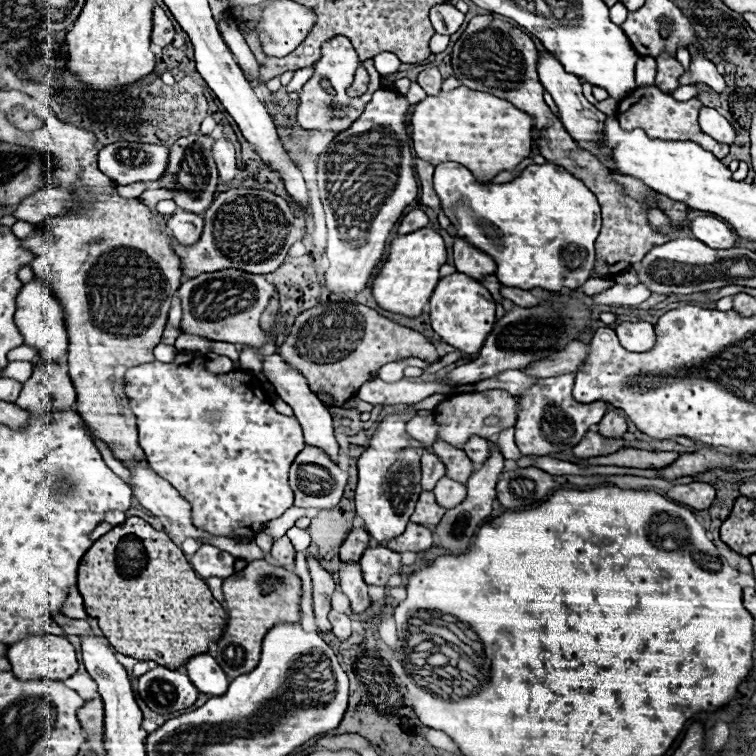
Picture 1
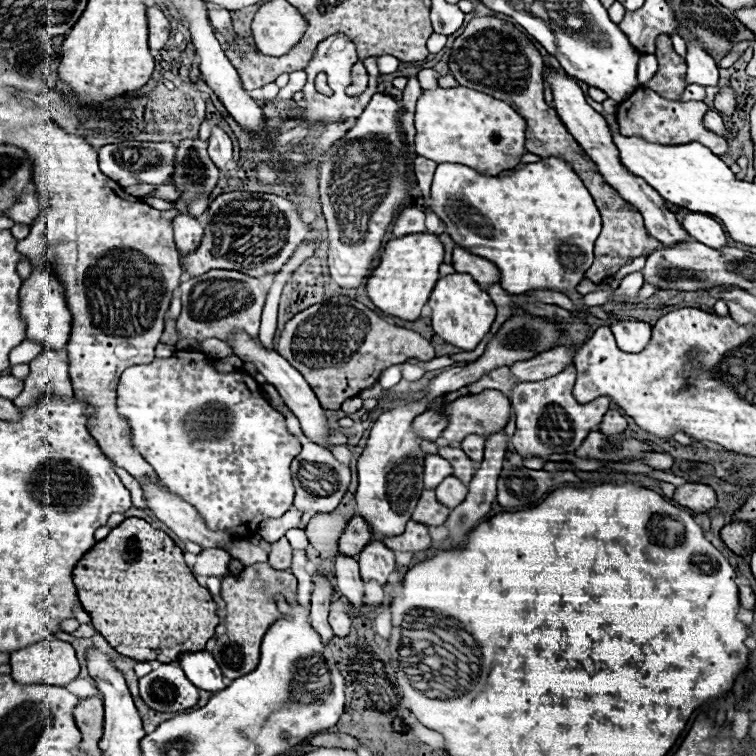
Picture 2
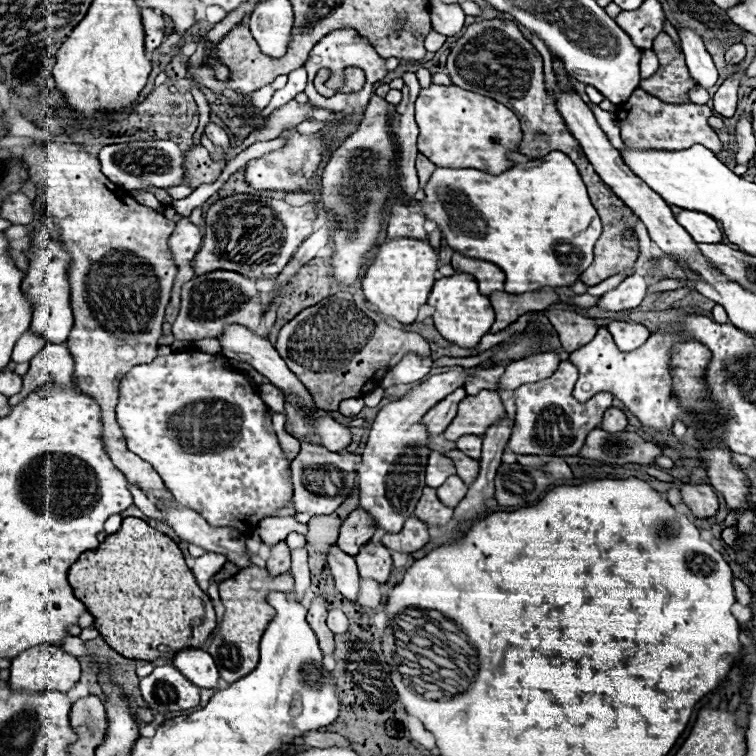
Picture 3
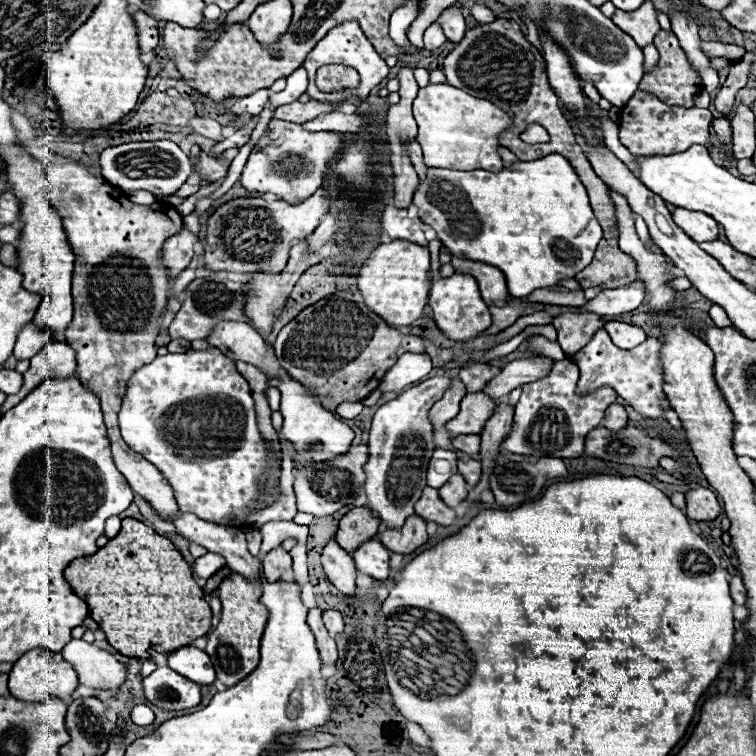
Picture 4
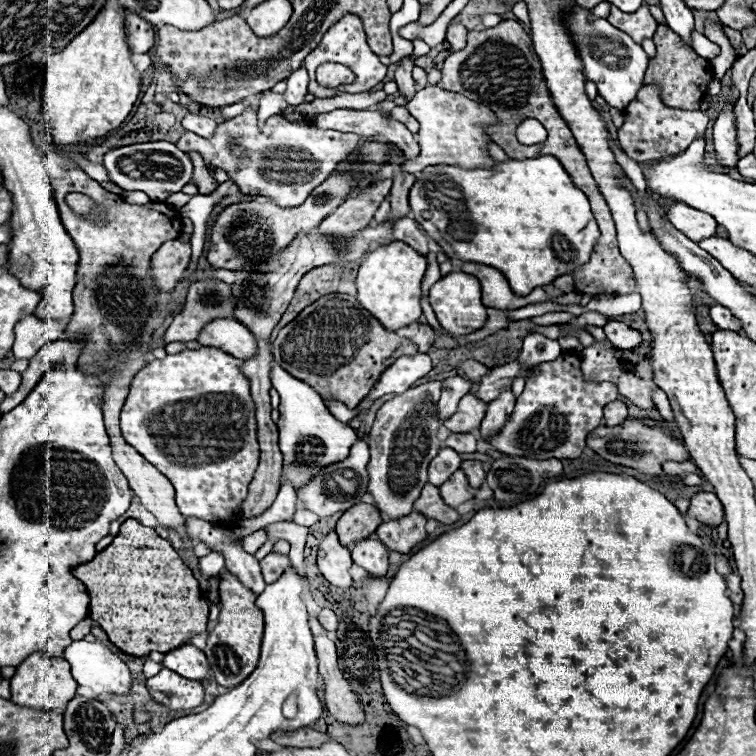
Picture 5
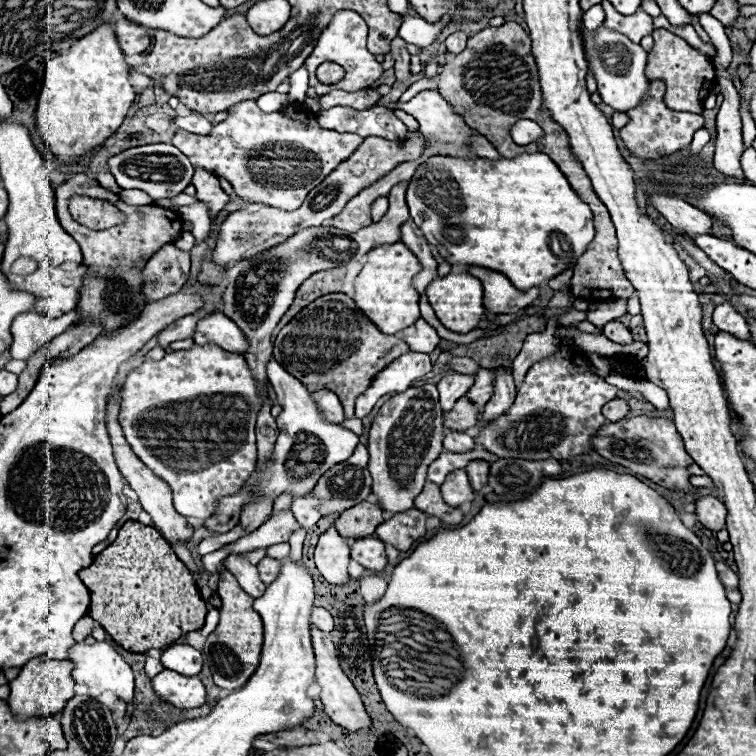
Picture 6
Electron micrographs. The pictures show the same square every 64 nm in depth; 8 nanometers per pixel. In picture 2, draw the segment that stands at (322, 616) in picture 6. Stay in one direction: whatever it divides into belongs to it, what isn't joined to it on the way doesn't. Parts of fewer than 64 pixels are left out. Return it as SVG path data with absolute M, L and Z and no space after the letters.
M330 612L328 622L330 622L330 626L332 626L334 634L336 634L336 636L340 636L340 638L348 636L348 632L350 632L350 628L352 628L350 616L348 616L348 614L344 614L344 612Z

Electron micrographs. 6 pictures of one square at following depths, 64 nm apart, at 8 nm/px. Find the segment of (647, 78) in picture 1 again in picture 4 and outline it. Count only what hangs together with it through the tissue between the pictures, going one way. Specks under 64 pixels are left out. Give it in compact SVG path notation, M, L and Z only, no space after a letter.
M654 44L644 46L644 72L650 72L658 62L658 52L654 48Z

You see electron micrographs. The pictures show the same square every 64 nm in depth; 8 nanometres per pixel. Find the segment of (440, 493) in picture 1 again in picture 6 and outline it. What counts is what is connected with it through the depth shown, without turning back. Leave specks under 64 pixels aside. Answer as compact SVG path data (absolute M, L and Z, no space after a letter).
M464 468L454 470L452 474L448 474L446 482L440 488L442 488L444 500L454 508L458 508L464 502L474 500L474 490L472 490L472 486L468 482L468 474L466 474Z

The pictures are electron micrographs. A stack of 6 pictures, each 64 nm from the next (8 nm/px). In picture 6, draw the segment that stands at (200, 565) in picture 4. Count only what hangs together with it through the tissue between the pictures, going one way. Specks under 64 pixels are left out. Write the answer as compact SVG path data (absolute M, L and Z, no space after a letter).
M222 546L220 550L216 550L216 552L212 552L212 554L202 556L202 564L204 564L204 568L206 568L210 574L214 574L214 572L218 570L218 566L222 564L222 560L226 558L226 554L228 554L228 548L226 548L226 546Z

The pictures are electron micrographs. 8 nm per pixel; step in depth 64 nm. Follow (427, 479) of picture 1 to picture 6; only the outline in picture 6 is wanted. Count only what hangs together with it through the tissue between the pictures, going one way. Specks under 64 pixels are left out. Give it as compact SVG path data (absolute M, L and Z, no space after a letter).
M472 450L472 452L464 452L464 454L456 454L456 452L442 452L428 468L428 482L434 482L434 484L442 484L446 480L446 476L452 472L452 470L458 470L458 468L464 468L470 460L485 460L492 463L499 458L486 450Z

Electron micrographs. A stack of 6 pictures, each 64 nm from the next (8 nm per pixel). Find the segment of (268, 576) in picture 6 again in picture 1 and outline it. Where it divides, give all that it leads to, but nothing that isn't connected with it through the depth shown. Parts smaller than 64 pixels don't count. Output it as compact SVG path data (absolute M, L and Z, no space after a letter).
M282 536L282 538L274 540L274 546L272 546L272 552L270 554L272 554L272 558L276 558L276 562L280 566L292 566L294 564L296 550L292 548L290 540L286 536Z

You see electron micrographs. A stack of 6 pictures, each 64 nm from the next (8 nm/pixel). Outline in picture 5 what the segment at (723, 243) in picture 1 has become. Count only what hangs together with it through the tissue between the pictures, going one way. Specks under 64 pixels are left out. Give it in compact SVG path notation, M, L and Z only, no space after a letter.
M666 202L666 212L668 212L668 220L694 242L712 238L716 234L718 224L710 214L704 214L680 202L674 202L674 204Z

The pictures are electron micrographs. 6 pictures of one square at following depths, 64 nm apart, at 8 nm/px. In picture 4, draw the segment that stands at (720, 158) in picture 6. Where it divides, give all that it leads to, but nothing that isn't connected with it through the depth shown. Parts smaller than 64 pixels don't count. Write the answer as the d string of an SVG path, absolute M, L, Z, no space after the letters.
M722 116L720 118L713 119L711 126L714 132L716 132L716 136L720 138L720 142L722 142L722 144L728 144L728 142L730 142L732 130L730 130L730 122L728 122L728 118L724 118L724 116Z

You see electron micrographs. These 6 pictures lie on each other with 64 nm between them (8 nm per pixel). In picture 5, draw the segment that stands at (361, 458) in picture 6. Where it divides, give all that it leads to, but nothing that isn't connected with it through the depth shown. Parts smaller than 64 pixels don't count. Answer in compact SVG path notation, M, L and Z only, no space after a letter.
M358 440L350 448L350 456L346 460L334 462L332 466L326 466L326 470L320 470L320 474L316 474L316 478L312 478L308 484L300 486L296 490L298 500L306 506L306 510L314 512L318 518L326 518L326 516L332 516L336 512L352 508L366 494L366 486L368 486L366 464L368 464L368 460L370 460L368 444Z

